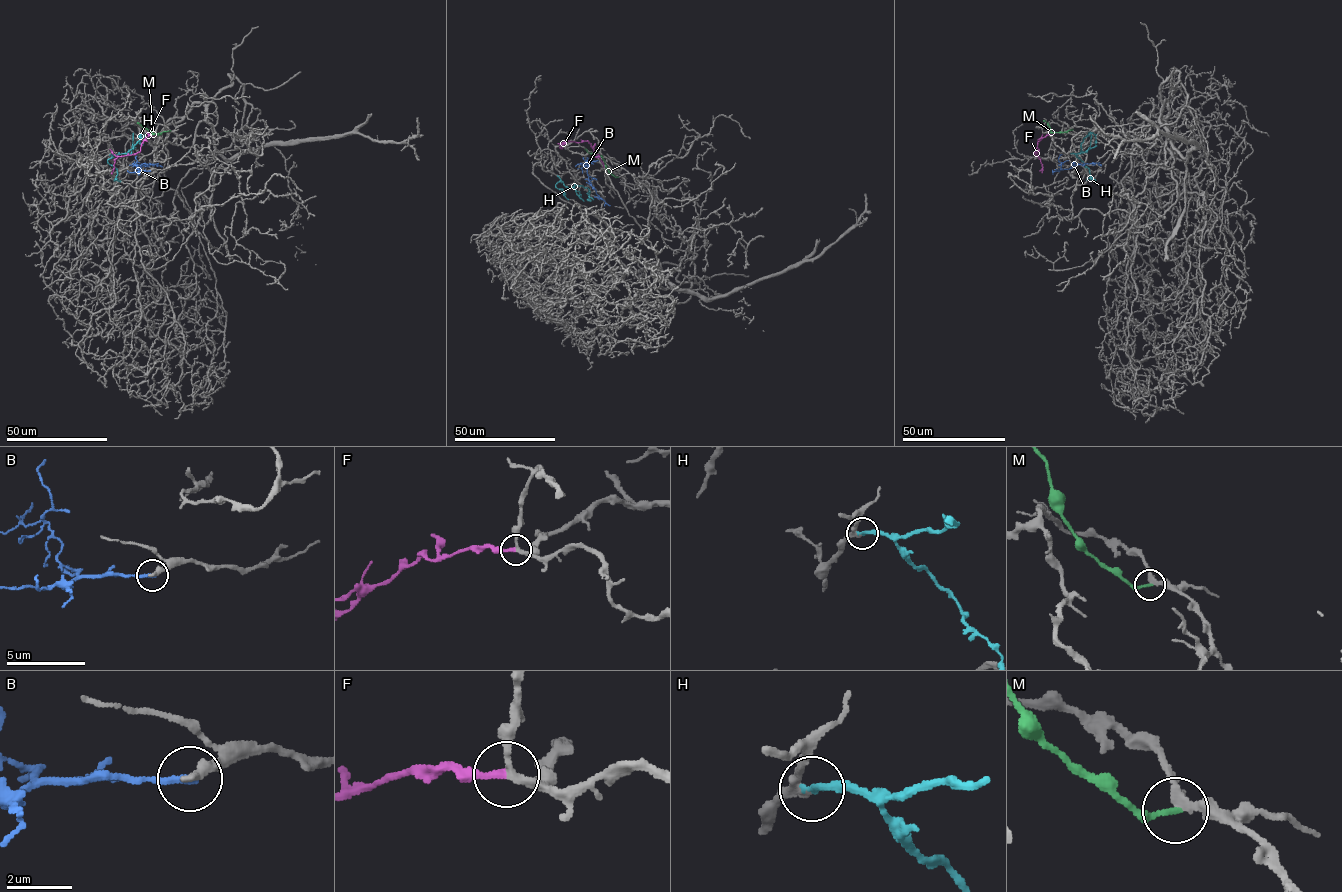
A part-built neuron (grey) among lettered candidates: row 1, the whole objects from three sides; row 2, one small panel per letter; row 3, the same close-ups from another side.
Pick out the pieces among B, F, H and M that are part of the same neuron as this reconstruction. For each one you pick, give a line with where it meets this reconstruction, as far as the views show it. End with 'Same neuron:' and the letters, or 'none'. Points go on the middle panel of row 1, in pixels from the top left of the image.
F: (603, 167)
H: (557, 176)
Same neuron: F, H

